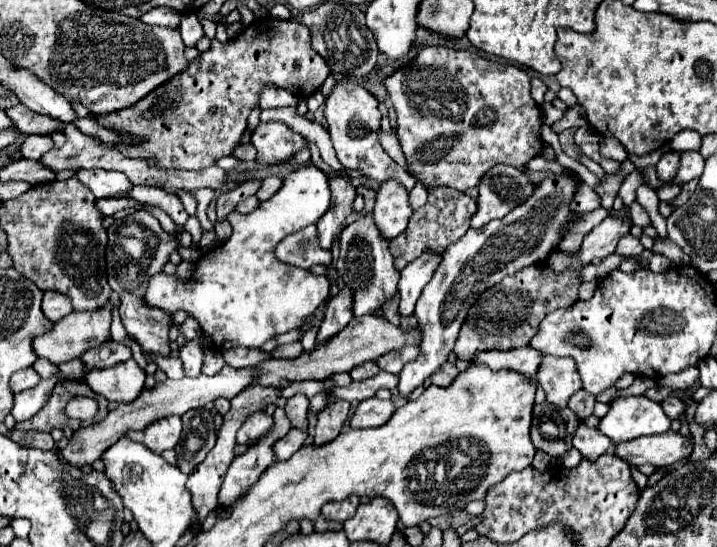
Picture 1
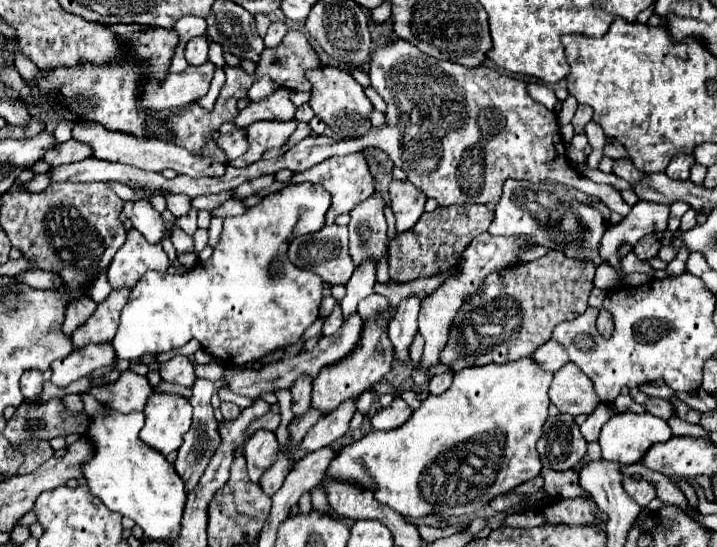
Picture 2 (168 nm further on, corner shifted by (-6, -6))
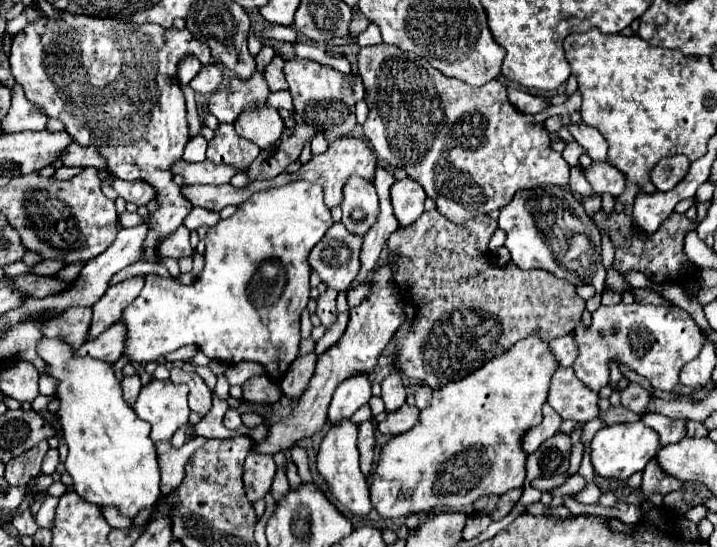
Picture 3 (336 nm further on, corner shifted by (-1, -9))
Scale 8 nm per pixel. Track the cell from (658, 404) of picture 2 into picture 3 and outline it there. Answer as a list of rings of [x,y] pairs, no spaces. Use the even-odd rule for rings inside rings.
[[[629,383],[621,391],[621,405],[635,411],[635,413],[641,413],[647,407],[649,399],[651,399],[651,395],[639,383]]]

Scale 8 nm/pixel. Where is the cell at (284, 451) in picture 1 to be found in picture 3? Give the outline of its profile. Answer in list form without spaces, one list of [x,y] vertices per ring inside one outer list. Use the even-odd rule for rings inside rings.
[[[359,373],[359,377],[347,377],[347,381],[341,381],[333,393],[333,401],[329,405],[329,421],[337,423],[341,419],[349,419],[369,399],[371,383],[365,373]]]

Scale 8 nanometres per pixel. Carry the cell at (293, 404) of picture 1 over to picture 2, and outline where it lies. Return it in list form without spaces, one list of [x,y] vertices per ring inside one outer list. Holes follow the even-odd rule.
[[[298,378],[294,386],[290,388],[292,392],[292,412],[296,416],[304,414],[312,406],[312,378]]]

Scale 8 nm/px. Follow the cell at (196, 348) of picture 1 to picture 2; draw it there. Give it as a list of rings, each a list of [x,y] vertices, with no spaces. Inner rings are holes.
[[[196,380],[196,382],[194,382],[194,386],[192,386],[192,398],[190,398],[190,404],[192,404],[192,408],[194,408],[192,426],[190,426],[190,430],[186,432],[184,444],[180,446],[178,458],[176,458],[176,462],[174,462],[174,468],[176,468],[176,472],[182,476],[182,480],[186,482],[186,490],[188,490],[188,492],[198,484],[198,480],[200,480],[202,472],[206,470],[212,454],[214,454],[216,448],[220,446],[218,420],[214,418],[214,408],[210,406],[212,394],[214,394],[214,384],[212,384],[210,380]]]

